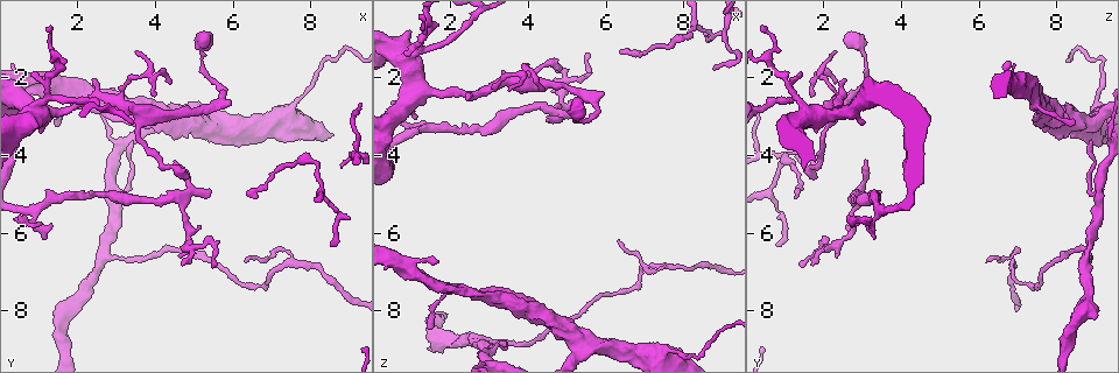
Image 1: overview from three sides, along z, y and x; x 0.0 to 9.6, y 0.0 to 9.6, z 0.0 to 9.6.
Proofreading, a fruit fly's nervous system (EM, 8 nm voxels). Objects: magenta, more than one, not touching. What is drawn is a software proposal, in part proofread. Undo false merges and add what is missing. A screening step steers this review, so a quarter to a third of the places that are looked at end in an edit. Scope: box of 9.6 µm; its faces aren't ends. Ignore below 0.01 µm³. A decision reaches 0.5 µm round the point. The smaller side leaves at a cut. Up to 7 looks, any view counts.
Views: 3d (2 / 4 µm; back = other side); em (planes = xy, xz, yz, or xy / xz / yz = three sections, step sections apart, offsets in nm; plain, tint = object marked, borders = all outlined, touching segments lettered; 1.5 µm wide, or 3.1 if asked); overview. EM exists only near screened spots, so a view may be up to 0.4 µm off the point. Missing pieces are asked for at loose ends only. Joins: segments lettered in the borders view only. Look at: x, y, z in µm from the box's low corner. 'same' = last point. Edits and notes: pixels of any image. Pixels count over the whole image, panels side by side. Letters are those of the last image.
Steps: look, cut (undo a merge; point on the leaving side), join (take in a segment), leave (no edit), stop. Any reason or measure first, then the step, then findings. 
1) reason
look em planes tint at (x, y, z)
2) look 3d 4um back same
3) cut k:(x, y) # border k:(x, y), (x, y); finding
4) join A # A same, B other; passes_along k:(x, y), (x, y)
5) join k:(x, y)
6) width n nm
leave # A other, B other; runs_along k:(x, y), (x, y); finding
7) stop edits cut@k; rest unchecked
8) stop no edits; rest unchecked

an open end
look 3d 4um back at (4.55, 4.10, 3.05)

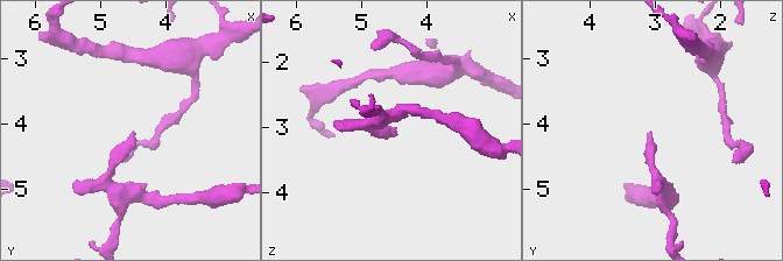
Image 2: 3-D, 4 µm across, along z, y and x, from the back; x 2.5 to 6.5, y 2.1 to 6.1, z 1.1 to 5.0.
look em planes borders at (4.45, 4.10, 3.05)

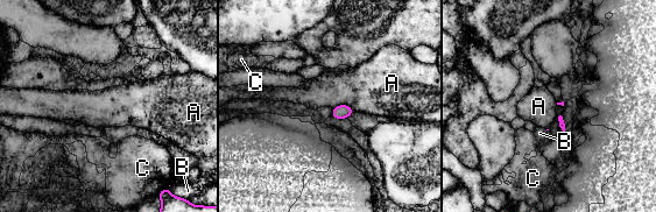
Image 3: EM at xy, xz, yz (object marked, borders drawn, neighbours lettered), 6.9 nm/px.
leave # A other, B other, C other; border 3:(332, 107), (348, 105), (354, 110); no lettered segment goes on from it

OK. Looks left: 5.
look em yz step 4 borders at (2.00, 2.60, 7.40)

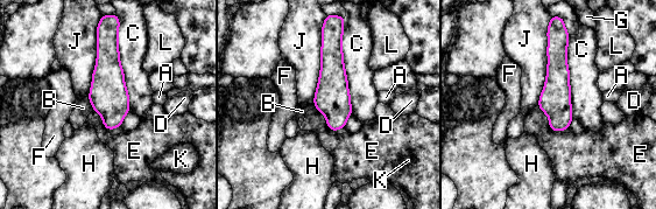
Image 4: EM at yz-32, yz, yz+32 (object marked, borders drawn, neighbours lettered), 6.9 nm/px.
longest_contact C 650 nm
leave # A other, B other, C other, D other, E other, F other, G other, H other, J other, K other, L other; runs_along 4:(550, 30), (557, 39), (562, 127); one neuron here

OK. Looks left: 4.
sharp bend
look 3d 4um at (4.80, 6.35, 2.25)

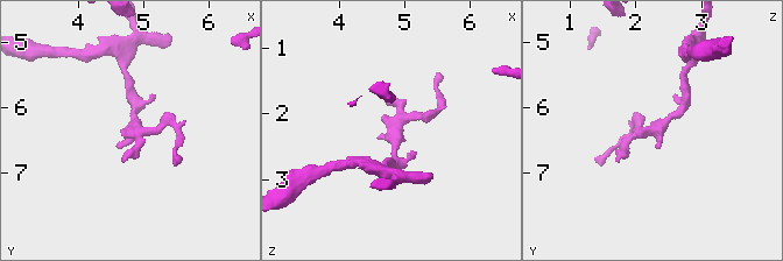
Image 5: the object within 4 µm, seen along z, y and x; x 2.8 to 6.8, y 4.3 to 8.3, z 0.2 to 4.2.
need the tissue
look em xz step 8 tint at (4.90, 6.35, 2.20)

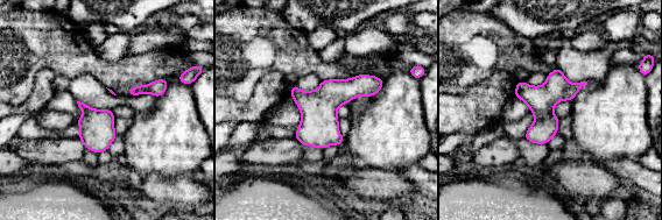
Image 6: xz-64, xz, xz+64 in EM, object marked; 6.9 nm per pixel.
another direction
look em xy step 8 borders same

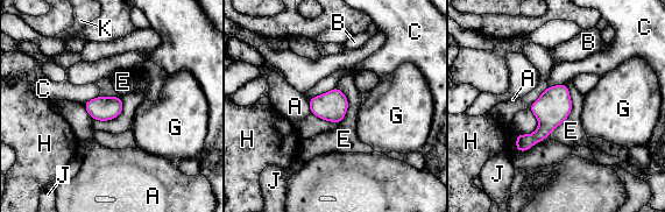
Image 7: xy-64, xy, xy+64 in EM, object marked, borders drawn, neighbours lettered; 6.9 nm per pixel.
width 160 nm; longest_contact E 500 nm
leave # A other, B other, C other, E other, G other, H other, J other, K other; all the same neuron

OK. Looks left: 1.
stop no edits; rest unchecked

